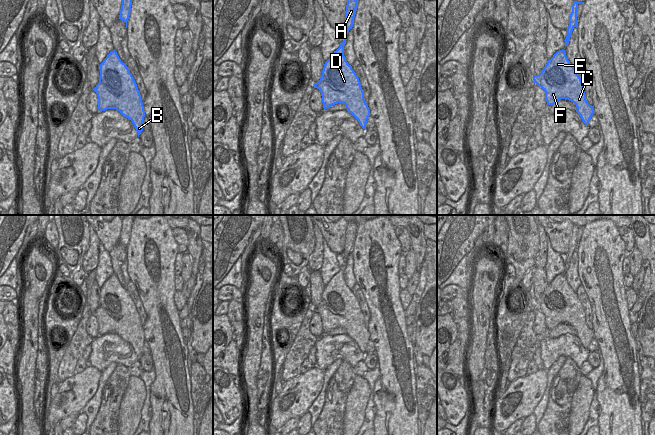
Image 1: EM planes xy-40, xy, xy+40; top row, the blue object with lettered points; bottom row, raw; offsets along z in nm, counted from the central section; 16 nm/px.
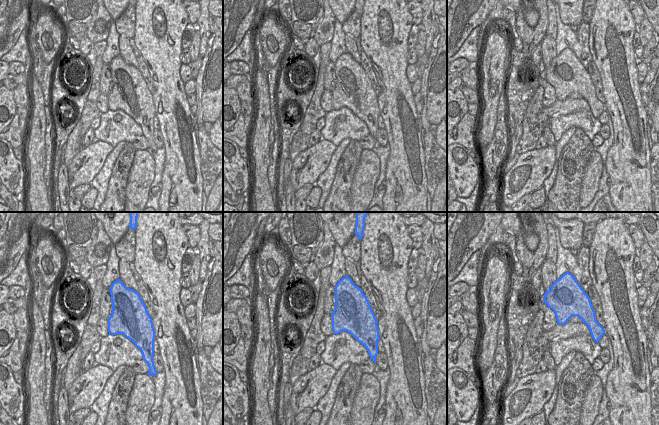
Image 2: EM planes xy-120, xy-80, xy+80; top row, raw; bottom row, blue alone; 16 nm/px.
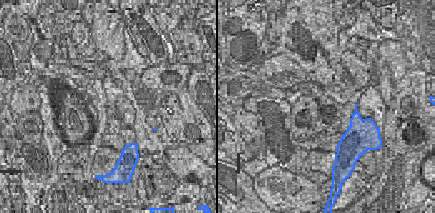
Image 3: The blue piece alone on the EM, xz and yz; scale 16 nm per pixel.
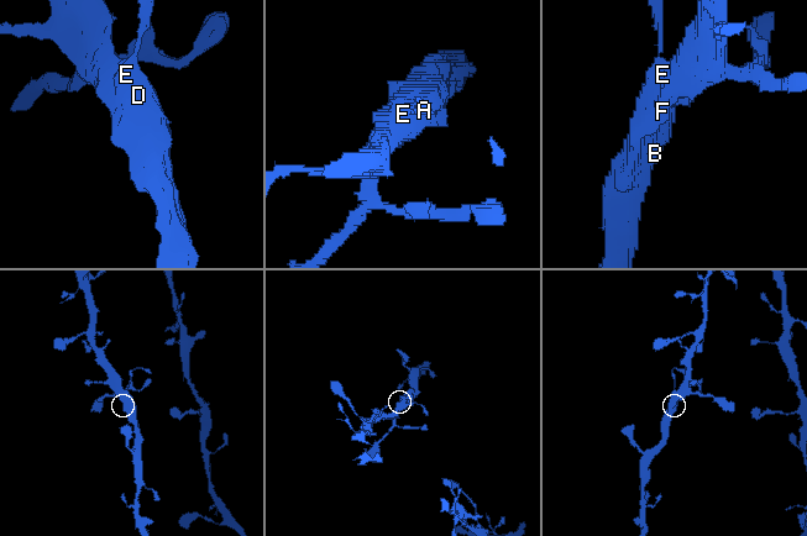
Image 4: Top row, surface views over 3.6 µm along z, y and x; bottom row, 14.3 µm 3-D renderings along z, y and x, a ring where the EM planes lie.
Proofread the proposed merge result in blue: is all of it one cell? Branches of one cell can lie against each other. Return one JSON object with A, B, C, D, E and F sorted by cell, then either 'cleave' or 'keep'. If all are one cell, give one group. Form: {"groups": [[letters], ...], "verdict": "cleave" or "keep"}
{"groups": [["A"], ["B", "C", "D", "E", "F"]], "verdict": "cleave"}

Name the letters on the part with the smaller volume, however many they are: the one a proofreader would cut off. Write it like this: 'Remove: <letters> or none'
Remove: A

